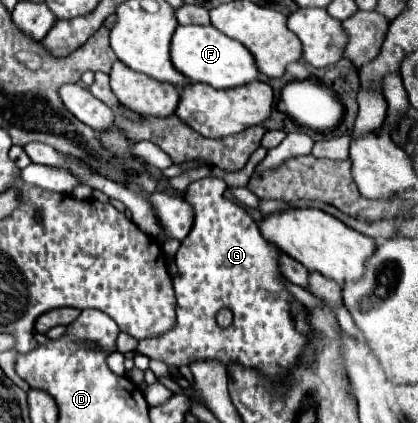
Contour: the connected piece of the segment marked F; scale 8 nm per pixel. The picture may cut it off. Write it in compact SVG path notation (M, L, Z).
M178 26L172 36L172 64L192 82L204 82L214 88L238 88L260 78L258 66L248 48L228 38L214 26Z

